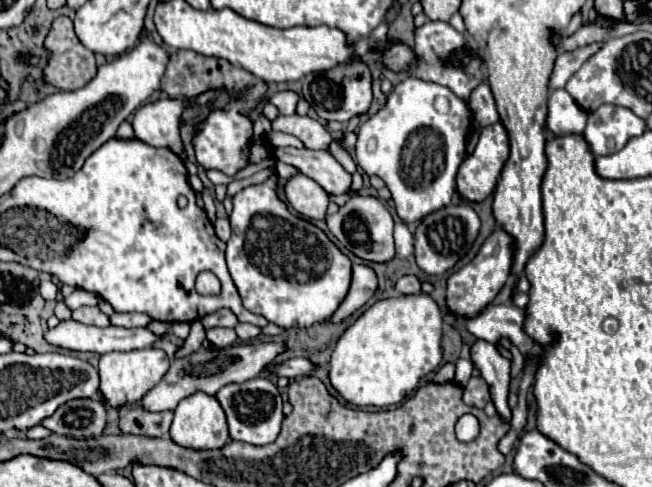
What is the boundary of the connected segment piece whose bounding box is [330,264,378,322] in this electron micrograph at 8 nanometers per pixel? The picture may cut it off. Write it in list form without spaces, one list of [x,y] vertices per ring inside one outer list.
[[[354,264],[352,266],[352,284],[350,284],[348,296],[344,298],[344,302],[340,304],[340,308],[334,312],[334,316],[330,320],[340,322],[340,320],[348,318],[350,314],[354,314],[360,306],[364,306],[372,298],[376,288],[378,288],[376,272],[366,264]]]

